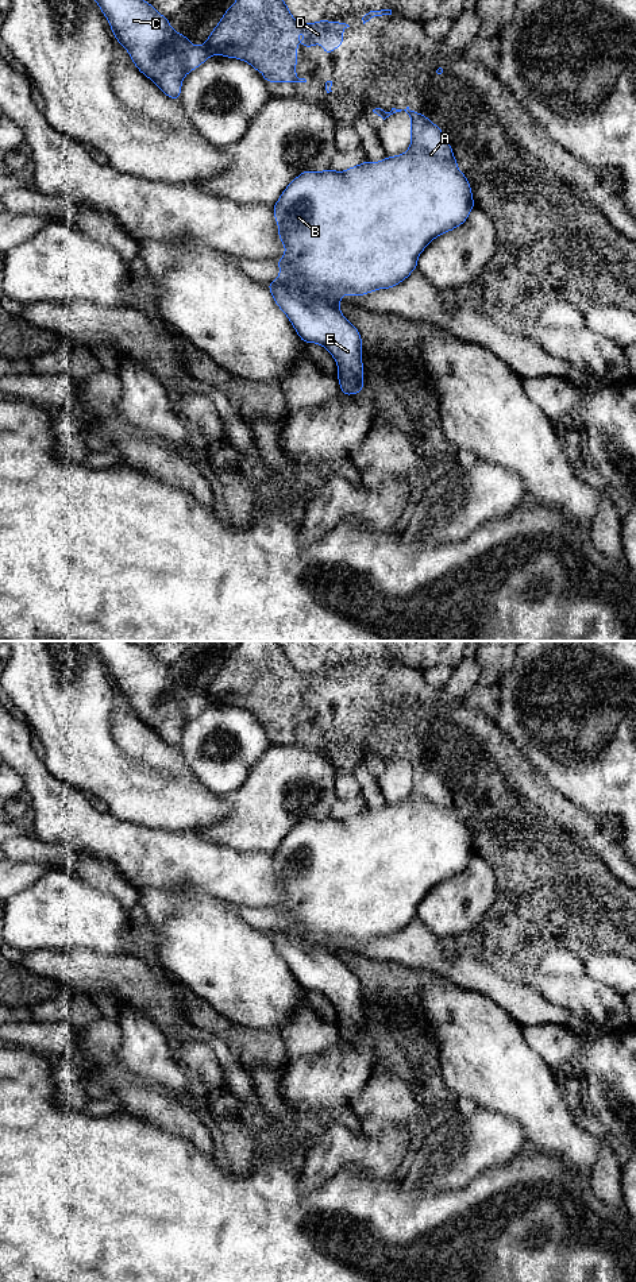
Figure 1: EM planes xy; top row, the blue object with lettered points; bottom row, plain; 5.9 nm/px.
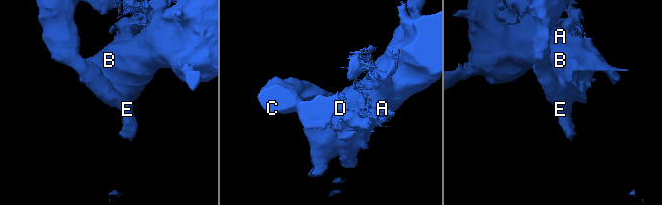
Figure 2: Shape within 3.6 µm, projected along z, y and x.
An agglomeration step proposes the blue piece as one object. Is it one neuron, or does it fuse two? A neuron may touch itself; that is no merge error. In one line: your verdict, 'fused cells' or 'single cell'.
single cell

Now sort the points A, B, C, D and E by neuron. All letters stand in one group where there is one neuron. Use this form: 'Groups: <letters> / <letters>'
Groups: A B C D E

